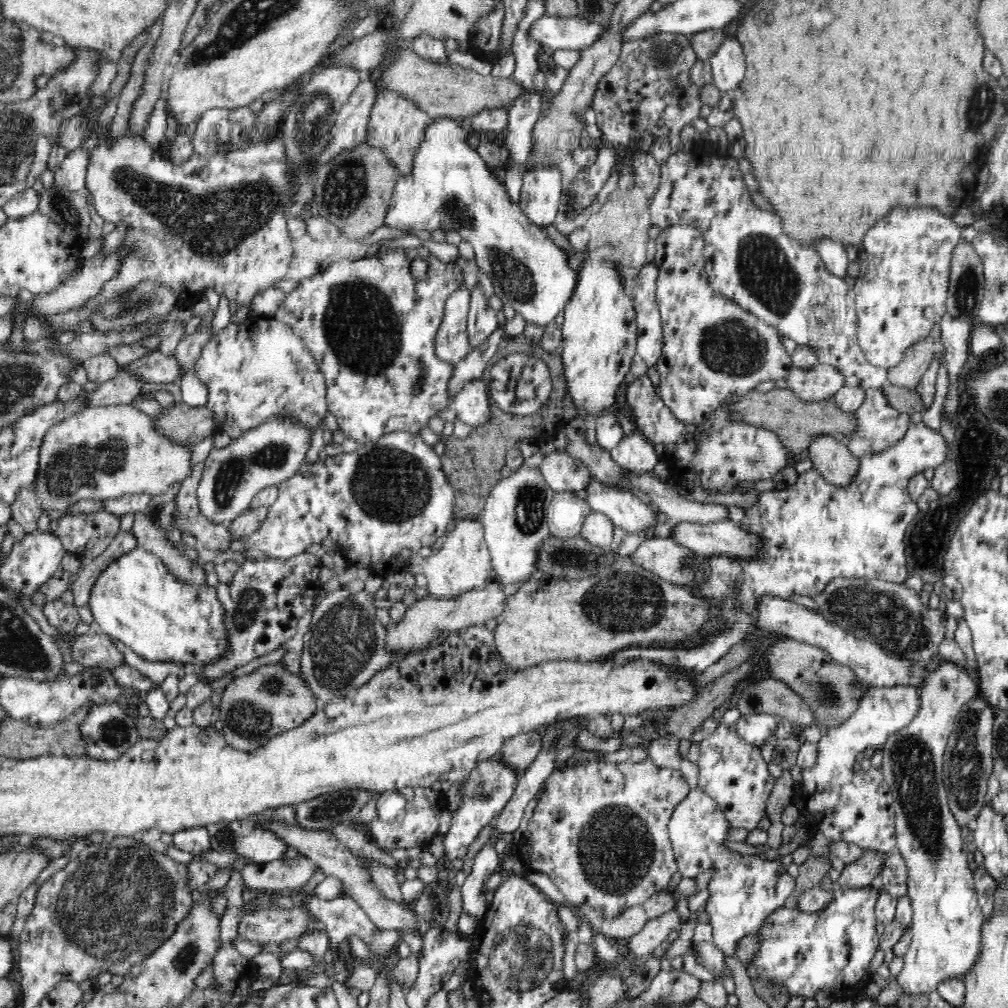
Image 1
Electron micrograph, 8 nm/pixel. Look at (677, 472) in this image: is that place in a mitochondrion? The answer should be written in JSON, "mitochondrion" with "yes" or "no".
{"mitochondrion":"no"}

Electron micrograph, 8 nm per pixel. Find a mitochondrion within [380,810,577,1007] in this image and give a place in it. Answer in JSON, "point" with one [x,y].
{"point":[523,956]}

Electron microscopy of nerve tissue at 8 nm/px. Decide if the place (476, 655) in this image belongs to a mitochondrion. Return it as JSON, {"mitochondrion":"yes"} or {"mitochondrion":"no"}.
{"mitochondrion":"no"}

